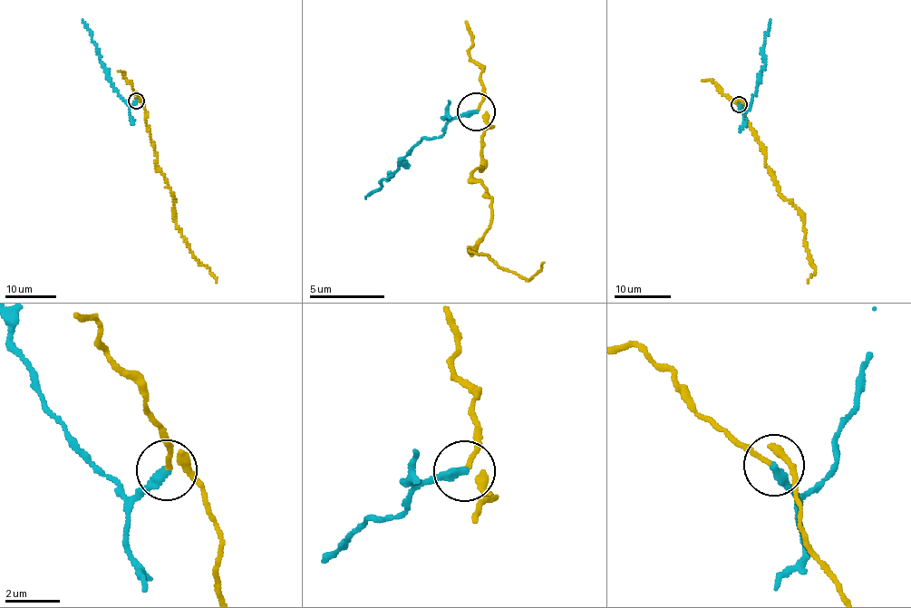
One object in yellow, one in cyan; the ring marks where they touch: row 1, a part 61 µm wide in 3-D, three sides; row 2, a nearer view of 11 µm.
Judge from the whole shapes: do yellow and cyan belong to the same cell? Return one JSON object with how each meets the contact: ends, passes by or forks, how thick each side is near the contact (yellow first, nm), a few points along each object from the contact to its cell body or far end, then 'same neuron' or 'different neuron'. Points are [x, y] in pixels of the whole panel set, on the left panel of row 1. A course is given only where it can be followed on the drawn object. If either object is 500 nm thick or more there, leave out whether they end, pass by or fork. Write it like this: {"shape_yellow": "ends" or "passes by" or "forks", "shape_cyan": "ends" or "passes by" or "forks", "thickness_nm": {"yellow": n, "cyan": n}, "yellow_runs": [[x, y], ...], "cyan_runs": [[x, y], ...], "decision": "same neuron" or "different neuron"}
{"shape_yellow": "passes by", "shape_cyan": "ends", "thickness_nm": {"yellow": 180, "cyan": 320}, "yellow_runs": [[137, 101], [146, 110], [156, 168], [165, 178], [175, 201], [175, 226], [193, 256], [217, 282]], "cyan_runs": [[137, 101], [129, 105], [112, 86], [100, 61], [91, 32], [82, 20]], "decision": "different neuron"}

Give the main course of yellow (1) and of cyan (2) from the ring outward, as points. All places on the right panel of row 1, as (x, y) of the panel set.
1: (739, 105), (765, 153), (764, 163), (780, 194), (803, 217), (809, 257), (815, 269), (809, 282)
2: (739, 105), (745, 110), (751, 107), (764, 63), (762, 47), (770, 20)

